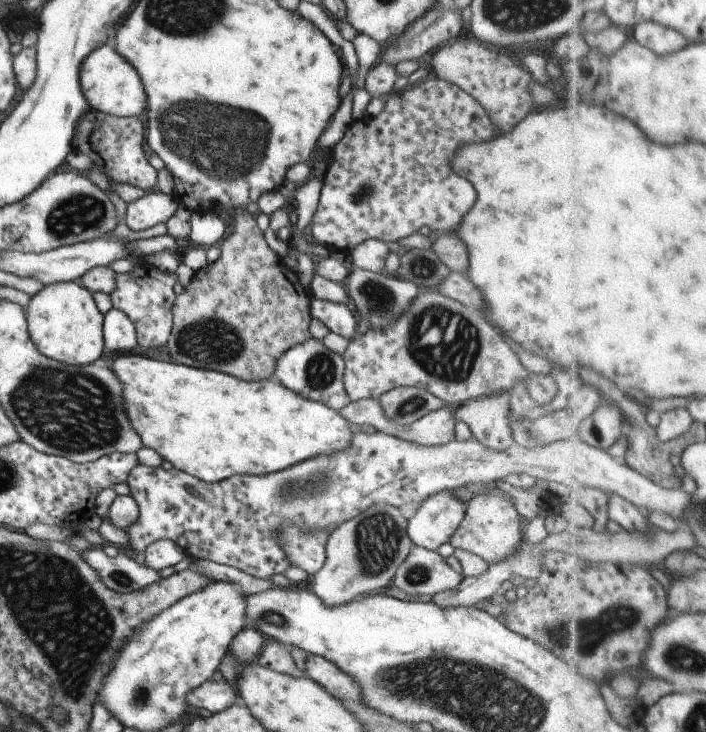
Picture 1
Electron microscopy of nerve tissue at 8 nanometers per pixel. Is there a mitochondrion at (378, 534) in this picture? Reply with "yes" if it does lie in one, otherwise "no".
yes

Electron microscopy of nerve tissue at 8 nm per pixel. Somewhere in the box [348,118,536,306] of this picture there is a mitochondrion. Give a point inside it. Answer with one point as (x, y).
(366, 194)

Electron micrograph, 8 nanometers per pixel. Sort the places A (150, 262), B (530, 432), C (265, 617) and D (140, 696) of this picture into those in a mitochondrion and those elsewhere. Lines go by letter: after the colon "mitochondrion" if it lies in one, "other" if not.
A: other
B: mitochondrion
C: other
D: mitochondrion

